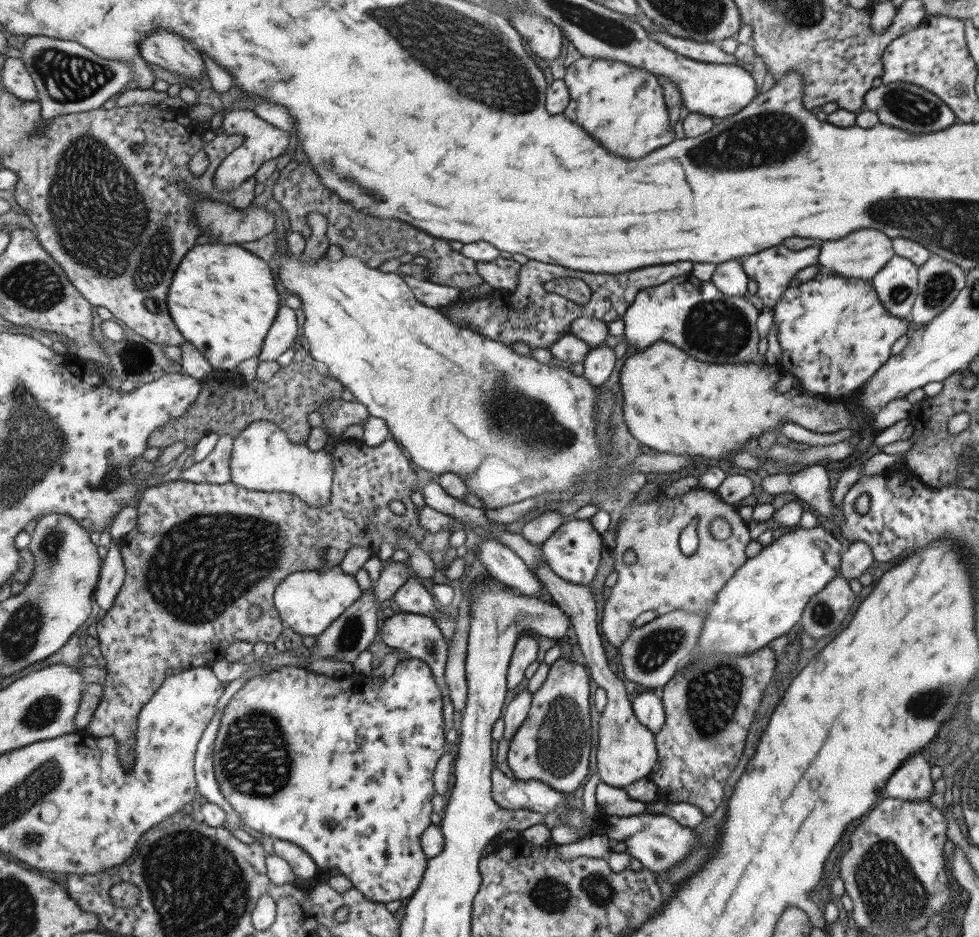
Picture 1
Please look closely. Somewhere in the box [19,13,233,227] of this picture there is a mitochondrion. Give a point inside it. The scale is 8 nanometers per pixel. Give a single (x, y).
(67, 77)

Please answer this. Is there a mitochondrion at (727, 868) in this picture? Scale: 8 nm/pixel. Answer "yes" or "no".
no

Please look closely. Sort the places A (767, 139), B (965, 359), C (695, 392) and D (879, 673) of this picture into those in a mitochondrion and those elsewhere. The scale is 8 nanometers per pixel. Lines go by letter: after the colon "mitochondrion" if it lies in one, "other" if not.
A: mitochondrion
B: other
C: other
D: other

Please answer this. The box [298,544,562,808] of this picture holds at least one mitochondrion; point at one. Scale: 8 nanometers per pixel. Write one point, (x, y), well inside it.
(348, 639)

